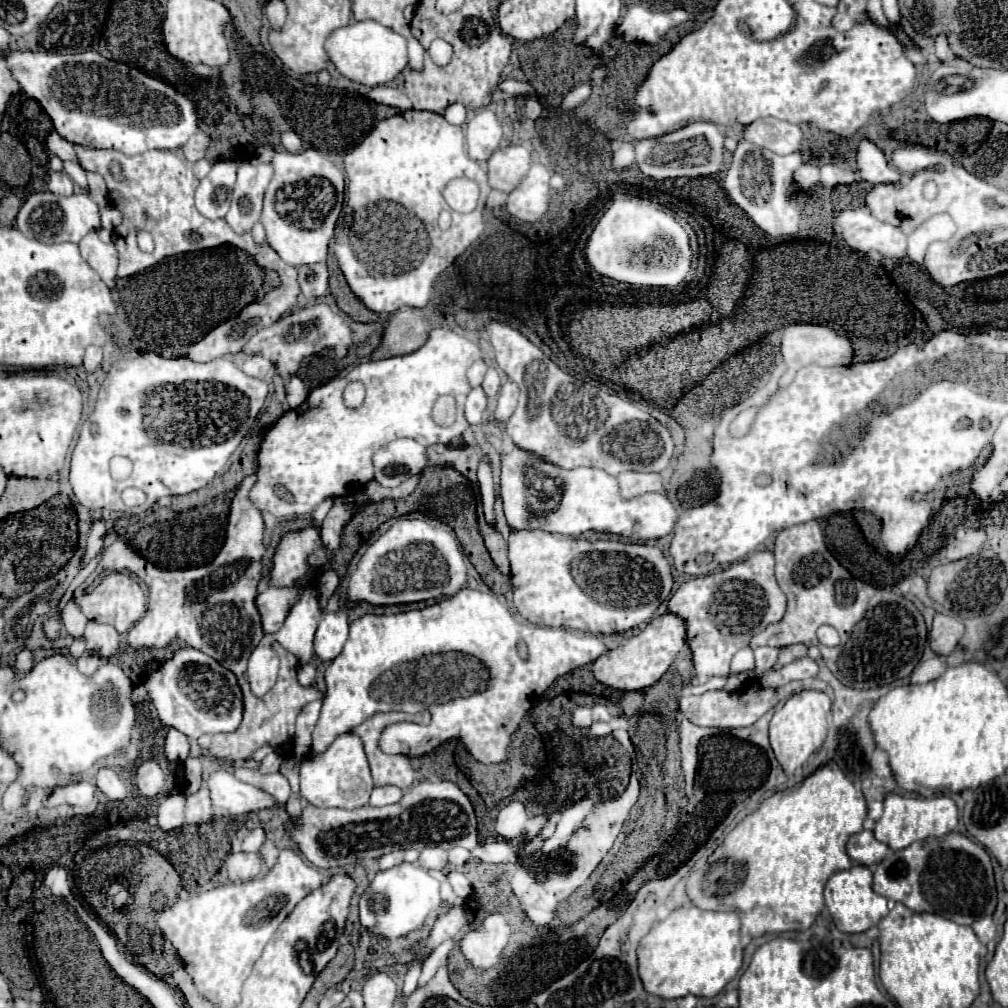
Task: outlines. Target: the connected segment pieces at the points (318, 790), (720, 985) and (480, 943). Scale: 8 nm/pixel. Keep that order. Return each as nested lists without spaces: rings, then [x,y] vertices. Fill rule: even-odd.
[[[341,734],[335,742],[323,752],[313,758],[305,758],[299,768],[299,794],[317,808],[361,808],[369,802],[369,794],[373,790],[371,772],[365,756],[363,742],[357,736]]]
[[[685,906],[671,912],[669,918],[655,924],[647,936],[641,938],[637,956],[639,956],[639,976],[649,994],[659,998],[683,998],[687,994],[699,998],[717,996],[739,972],[743,964],[743,946],[739,932],[739,914],[737,912],[711,912],[697,906]]]
[[[489,914],[479,930],[471,930],[461,940],[461,950],[467,962],[479,970],[493,968],[511,936],[511,926],[501,914]]]

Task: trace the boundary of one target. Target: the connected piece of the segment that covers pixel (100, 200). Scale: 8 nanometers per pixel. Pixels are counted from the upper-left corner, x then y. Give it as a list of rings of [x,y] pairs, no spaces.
[[[87,172],[87,180],[89,180],[89,192],[91,192],[91,198],[101,206],[105,208],[107,206],[107,186],[105,186],[105,180],[99,176],[99,174],[93,174],[93,172]]]

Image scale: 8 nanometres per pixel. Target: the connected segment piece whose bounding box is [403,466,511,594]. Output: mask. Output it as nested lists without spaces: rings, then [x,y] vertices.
[[[431,466],[431,468],[423,470],[419,486],[403,502],[405,502],[407,514],[421,512],[423,516],[439,518],[441,522],[449,524],[455,530],[455,534],[457,534],[457,538],[463,546],[465,556],[475,566],[475,570],[481,574],[483,582],[497,594],[507,594],[509,592],[509,588],[511,588],[509,578],[503,576],[495,568],[495,564],[493,564],[493,560],[491,560],[491,556],[489,556],[489,552],[483,544],[483,538],[481,538],[481,532],[479,532],[479,526],[477,526],[477,514],[475,514],[477,502],[475,502],[475,494],[471,490],[471,484],[467,480],[463,480],[463,476],[459,476],[459,472],[455,472],[453,468],[439,468],[439,466]]]

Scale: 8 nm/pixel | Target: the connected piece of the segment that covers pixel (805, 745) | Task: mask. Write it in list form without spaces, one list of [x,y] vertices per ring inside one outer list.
[[[803,690],[795,696],[791,696],[771,718],[769,724],[769,740],[771,748],[775,752],[775,758],[783,766],[785,774],[791,776],[797,768],[801,768],[807,758],[817,752],[825,738],[827,738],[827,712],[829,712],[831,700],[825,692],[817,690]]]

